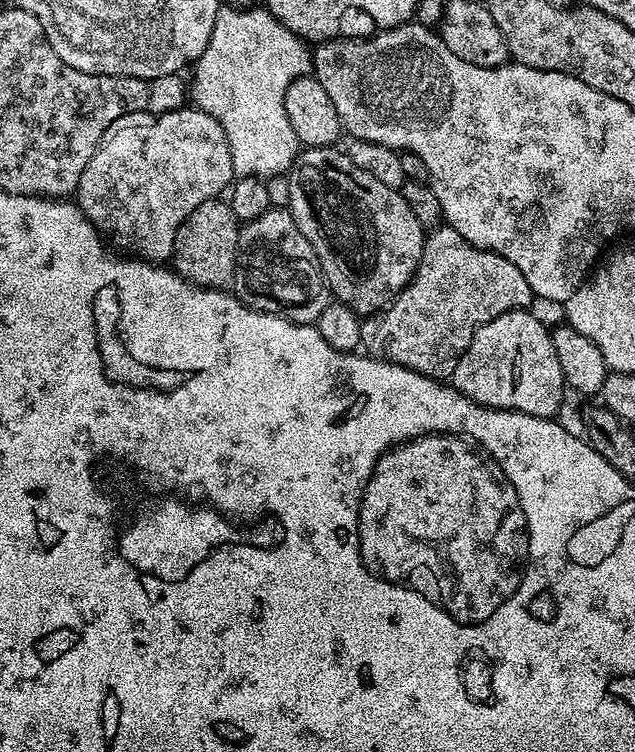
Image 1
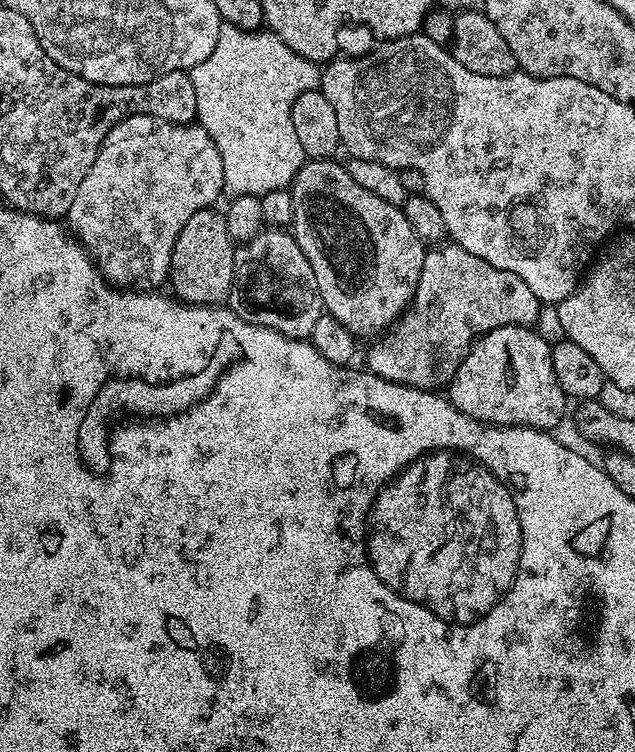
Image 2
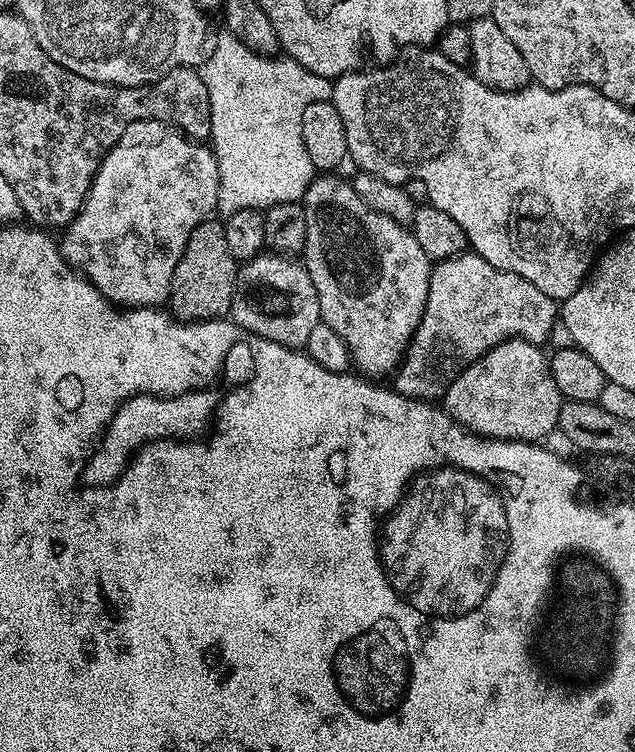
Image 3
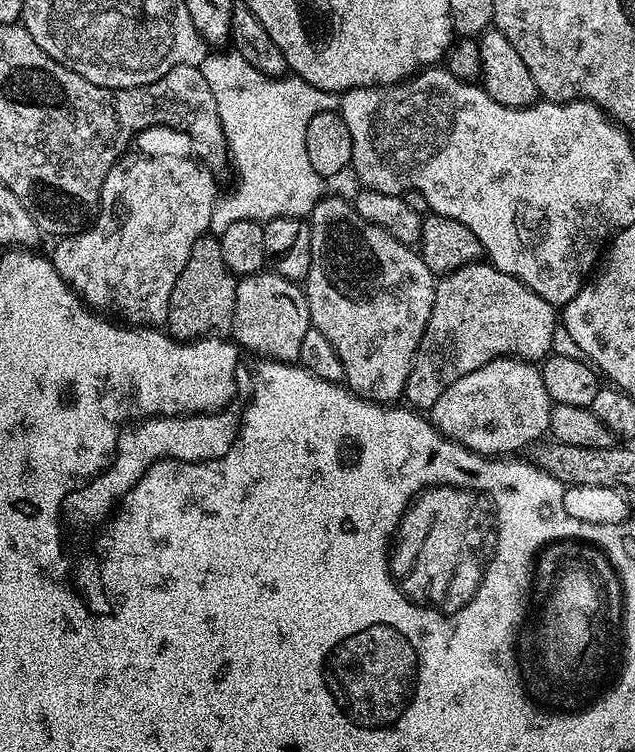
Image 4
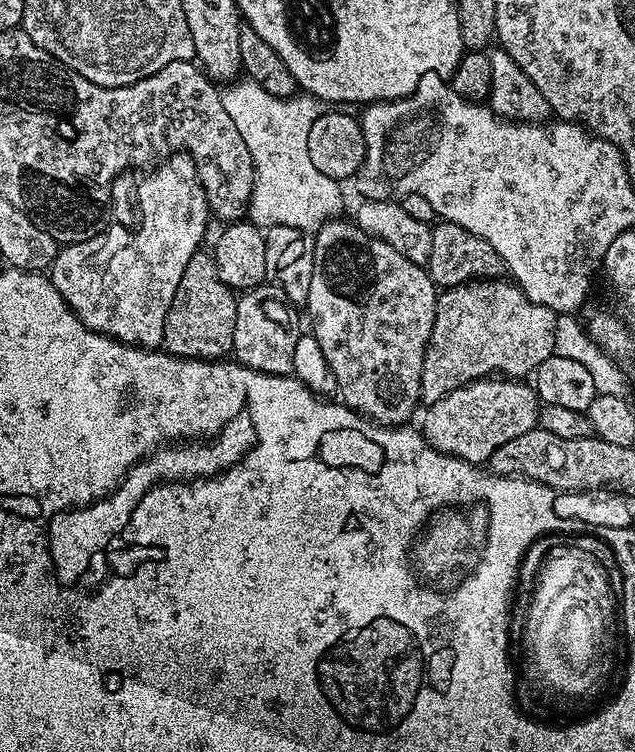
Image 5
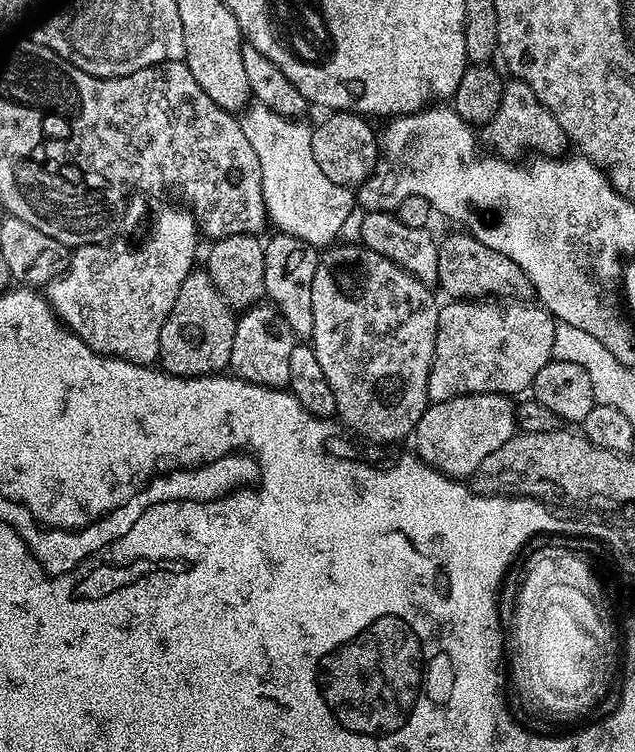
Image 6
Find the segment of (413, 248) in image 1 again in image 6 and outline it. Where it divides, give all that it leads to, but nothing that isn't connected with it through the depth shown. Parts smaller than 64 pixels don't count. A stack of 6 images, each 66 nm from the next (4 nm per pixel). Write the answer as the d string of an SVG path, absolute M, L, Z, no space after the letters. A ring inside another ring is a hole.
M340 242L319 253L311 287L314 324L310 343L314 354L318 354L326 382L330 382L330 390L334 390L339 423L344 423L349 433L357 432L362 439L376 444L392 444L415 433L418 418L422 418L430 403L428 379L441 310L441 305L436 304L437 293L432 291L414 274L359 242Z

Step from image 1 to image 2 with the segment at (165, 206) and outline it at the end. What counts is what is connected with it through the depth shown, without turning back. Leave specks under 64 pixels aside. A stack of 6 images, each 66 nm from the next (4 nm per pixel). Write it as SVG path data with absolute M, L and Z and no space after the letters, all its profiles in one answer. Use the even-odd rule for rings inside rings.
M199 123L191 124L170 124L156 126L153 132L136 132L133 136L124 136L121 140L112 138L101 148L98 158L94 158L94 166L90 166L90 174L82 178L82 186L78 186L78 195L74 197L74 206L70 206L66 217L66 224L69 229L82 241L88 250L89 256L96 261L96 267L104 273L105 280L113 286L160 286L160 283L169 279L172 271L172 255L174 254L174 242L178 234L182 234L182 226L198 214L198 210L211 208L217 202L220 192L225 191L224 170L222 168L222 154L218 152L218 146L214 144L214 138L210 136L205 128Z

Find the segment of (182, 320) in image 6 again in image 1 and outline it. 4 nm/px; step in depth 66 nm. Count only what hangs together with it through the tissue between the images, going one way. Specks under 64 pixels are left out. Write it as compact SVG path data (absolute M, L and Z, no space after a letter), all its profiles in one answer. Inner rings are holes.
M217 198L202 202L202 206L198 206L198 210L191 212L182 222L182 226L178 226L171 267L200 288L227 289L234 278L241 227L241 221L236 219L227 199Z

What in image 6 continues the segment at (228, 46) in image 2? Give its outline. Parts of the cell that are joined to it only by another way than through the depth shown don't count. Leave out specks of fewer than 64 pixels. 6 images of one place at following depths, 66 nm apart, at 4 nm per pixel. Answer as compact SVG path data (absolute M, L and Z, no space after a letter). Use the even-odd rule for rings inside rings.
M253 103L239 121L250 146L254 146L254 154L258 154L258 166L262 170L262 198L271 227L273 224L277 233L292 235L317 250L331 245L339 237L342 222L357 203L351 187L330 182L314 162L312 128L300 124L304 122L299 119L283 116L257 103Z

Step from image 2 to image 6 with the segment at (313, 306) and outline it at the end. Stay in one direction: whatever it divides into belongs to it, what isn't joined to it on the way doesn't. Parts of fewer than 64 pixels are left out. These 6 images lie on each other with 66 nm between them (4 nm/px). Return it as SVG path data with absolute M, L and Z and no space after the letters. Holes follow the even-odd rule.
M268 302L254 304L239 313L228 368L251 384L287 389L290 382L290 350L294 350L297 342L297 337L275 306Z

